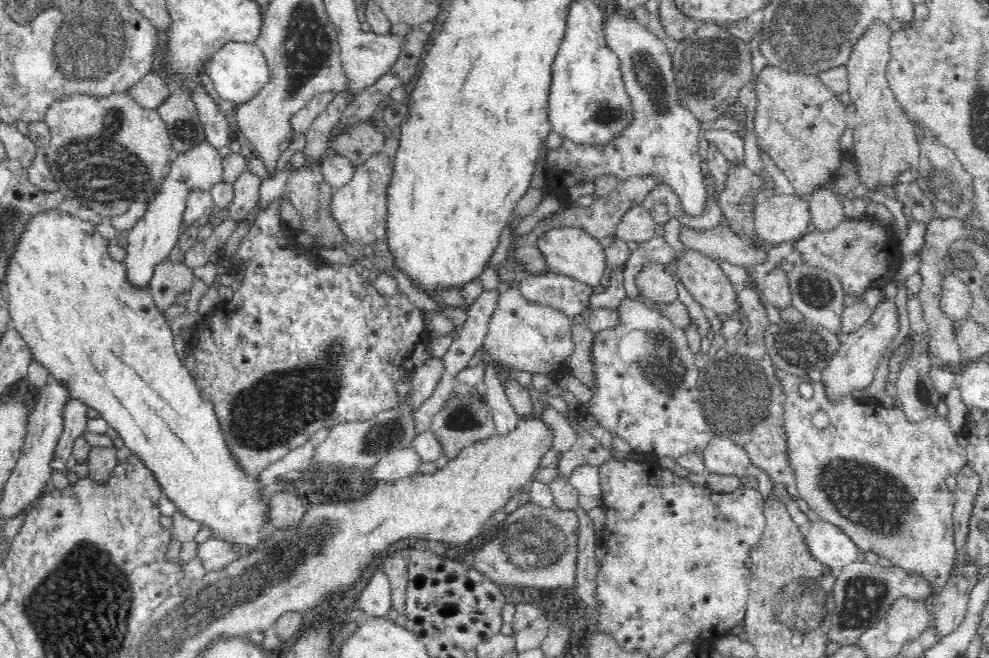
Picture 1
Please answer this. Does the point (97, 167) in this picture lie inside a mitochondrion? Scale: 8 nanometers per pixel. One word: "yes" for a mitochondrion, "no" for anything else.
yes

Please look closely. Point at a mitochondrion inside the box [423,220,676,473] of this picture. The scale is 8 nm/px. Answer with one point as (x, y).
(461, 417)

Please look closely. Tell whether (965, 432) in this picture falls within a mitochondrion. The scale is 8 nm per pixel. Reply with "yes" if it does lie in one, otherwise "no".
no

